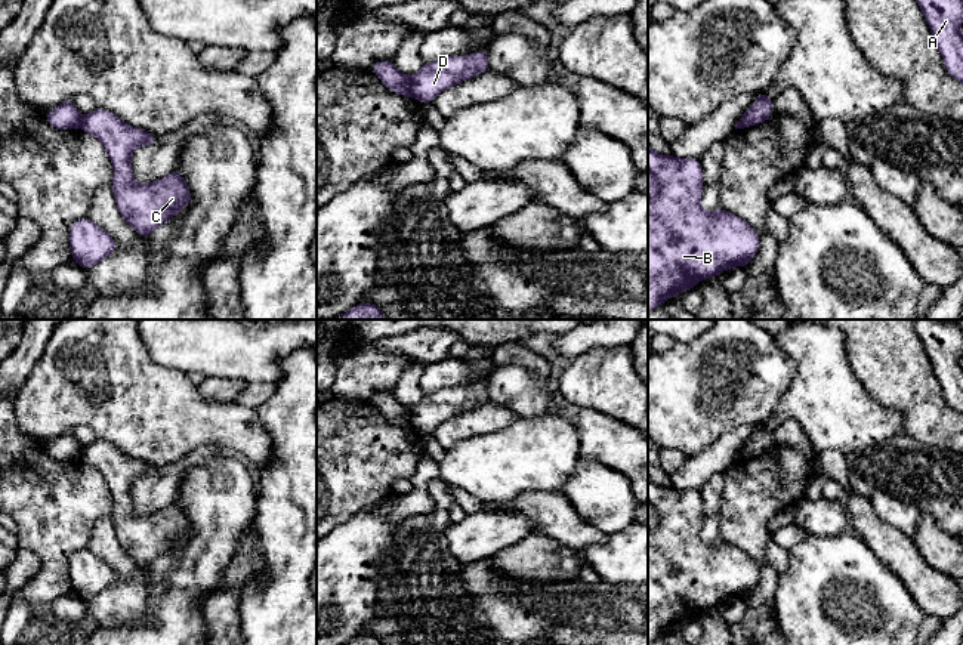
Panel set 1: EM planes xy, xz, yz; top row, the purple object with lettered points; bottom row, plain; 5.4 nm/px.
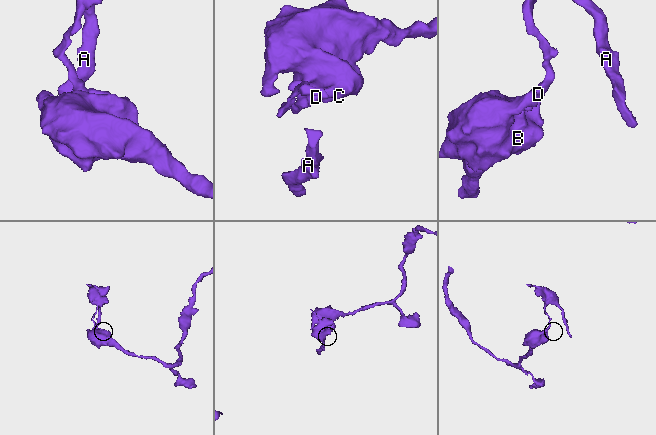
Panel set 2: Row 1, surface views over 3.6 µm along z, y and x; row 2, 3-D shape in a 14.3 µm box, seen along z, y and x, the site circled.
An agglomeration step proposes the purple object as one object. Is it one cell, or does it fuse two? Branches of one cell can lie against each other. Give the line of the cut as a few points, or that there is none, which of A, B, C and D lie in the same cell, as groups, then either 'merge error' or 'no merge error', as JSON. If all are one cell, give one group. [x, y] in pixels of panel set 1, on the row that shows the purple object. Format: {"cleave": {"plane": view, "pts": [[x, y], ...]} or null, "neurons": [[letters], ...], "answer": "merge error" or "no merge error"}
{"cleave": {"plane": "xz", "pts": [[409, 77], [413, 95]]}, "neurons": [["A"], ["B", "C", "D"]], "answer": "merge error"}

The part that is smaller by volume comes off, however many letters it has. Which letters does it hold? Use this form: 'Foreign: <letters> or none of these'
Foreign: A

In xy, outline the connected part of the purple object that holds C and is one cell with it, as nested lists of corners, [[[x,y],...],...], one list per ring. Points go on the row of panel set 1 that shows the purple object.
[[[95,108],[81,117],[81,130],[99,139],[112,163],[112,194],[120,216],[143,238],[183,210],[192,195],[180,172],[139,185],[133,179],[132,152],[154,145],[157,136],[126,124],[114,112]]]

